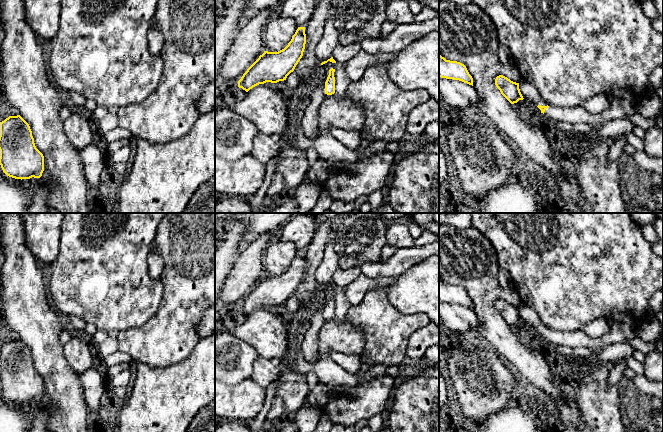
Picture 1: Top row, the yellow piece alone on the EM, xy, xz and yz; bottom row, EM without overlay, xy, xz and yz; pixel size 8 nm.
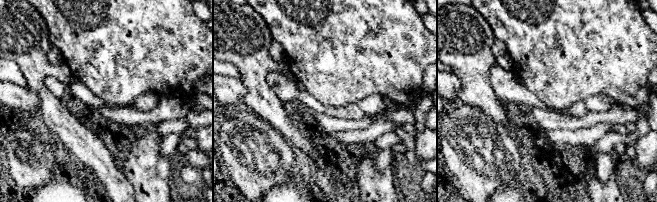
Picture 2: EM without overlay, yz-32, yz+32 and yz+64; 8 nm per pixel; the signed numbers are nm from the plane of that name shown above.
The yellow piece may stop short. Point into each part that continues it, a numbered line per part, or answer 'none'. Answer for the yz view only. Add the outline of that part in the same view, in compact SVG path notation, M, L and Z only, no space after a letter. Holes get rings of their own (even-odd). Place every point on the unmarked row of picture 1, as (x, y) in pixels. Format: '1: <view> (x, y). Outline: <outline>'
1: yz (618, 333). Outline: M610 322L610 330L600 338L592 338L582 330L571 332L559 332L549 330L544 338L553 343L562 344L573 348L586 347L599 351L602 347L623 343L626 339L634 338L638 335L638 330L631 326Z

